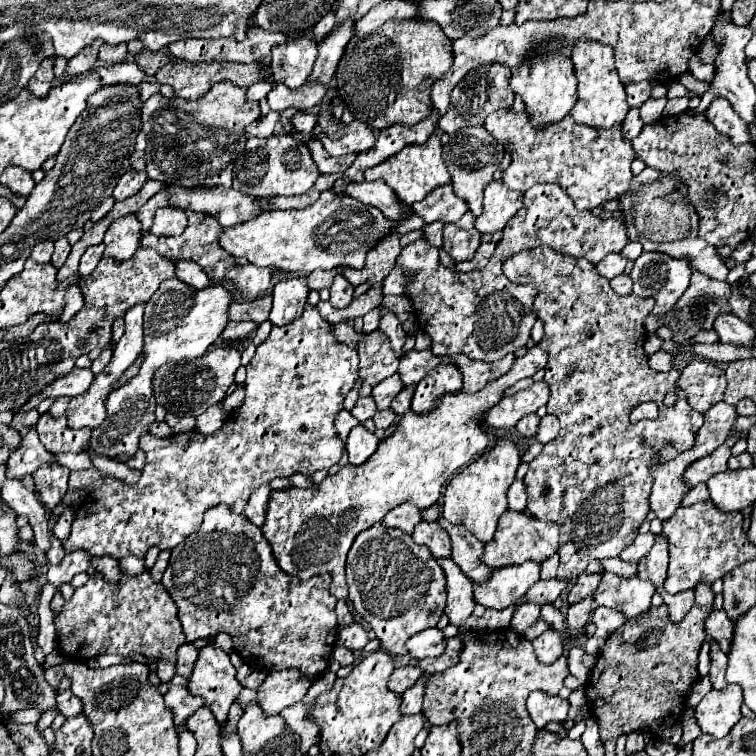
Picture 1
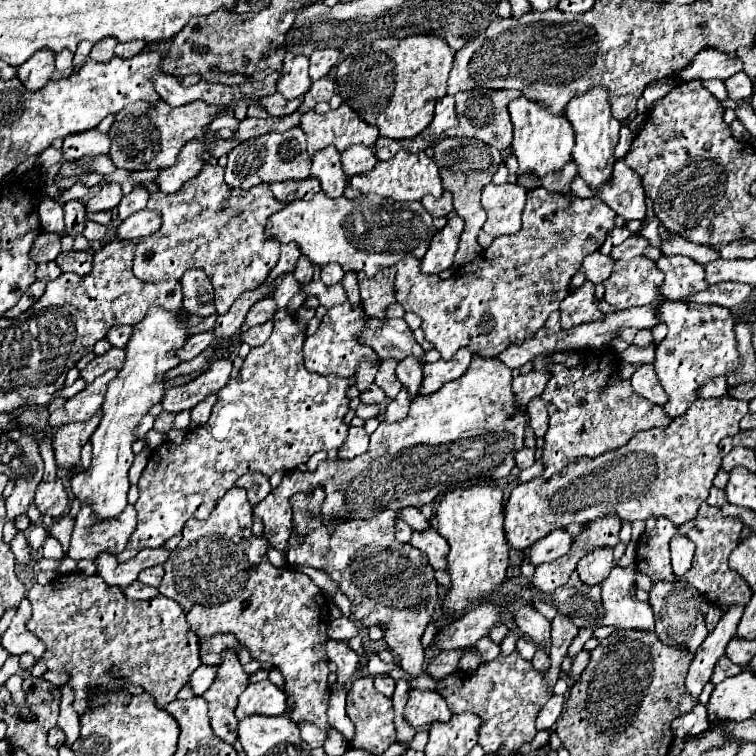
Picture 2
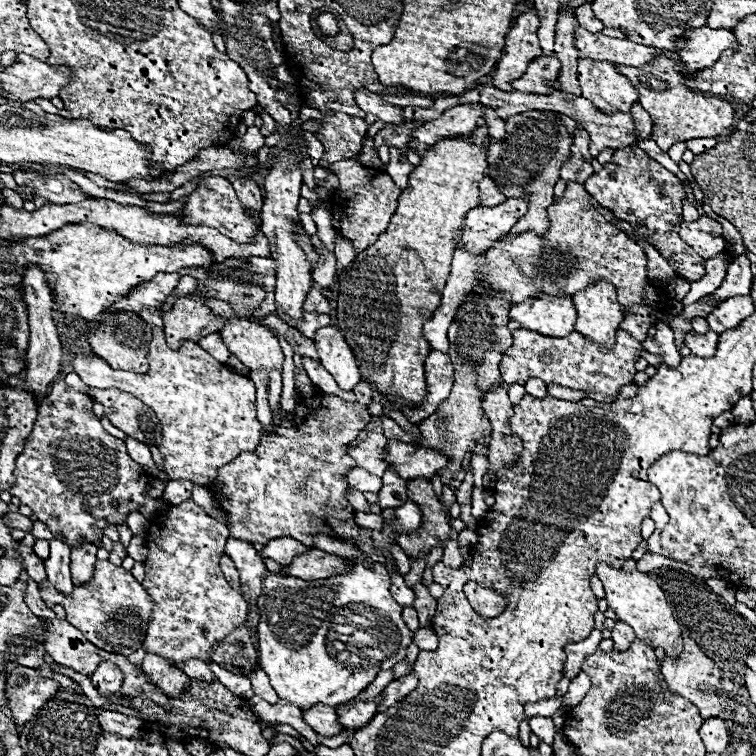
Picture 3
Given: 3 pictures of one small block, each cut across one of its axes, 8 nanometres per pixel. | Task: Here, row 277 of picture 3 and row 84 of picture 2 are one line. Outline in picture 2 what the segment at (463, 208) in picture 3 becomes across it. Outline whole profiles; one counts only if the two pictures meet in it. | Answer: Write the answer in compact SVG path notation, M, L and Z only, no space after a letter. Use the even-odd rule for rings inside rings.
M408 36L408 38L380 38L370 46L344 56L338 64L338 94L342 100L360 114L372 126L378 126L380 136L392 140L406 140L418 136L424 128L430 126L434 116L434 106L440 98L446 96L448 76L452 70L454 50L446 44L446 40L438 36Z

